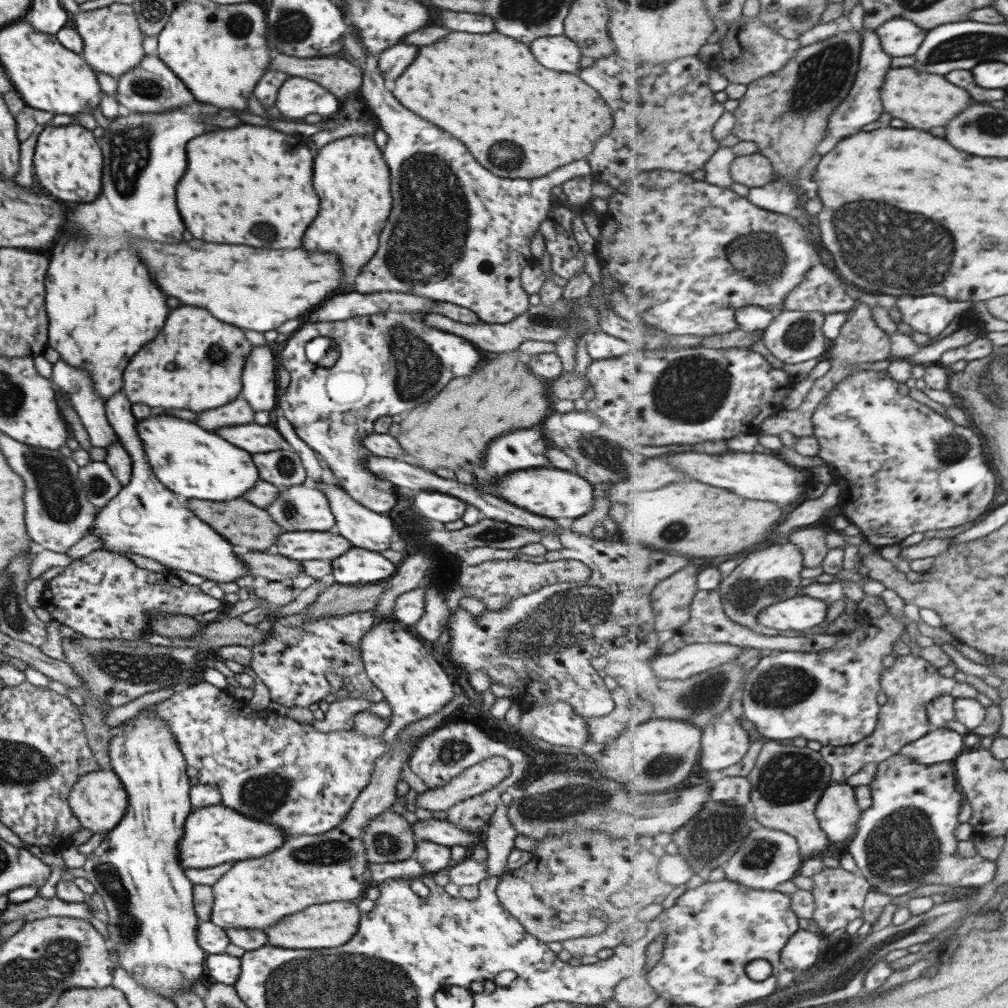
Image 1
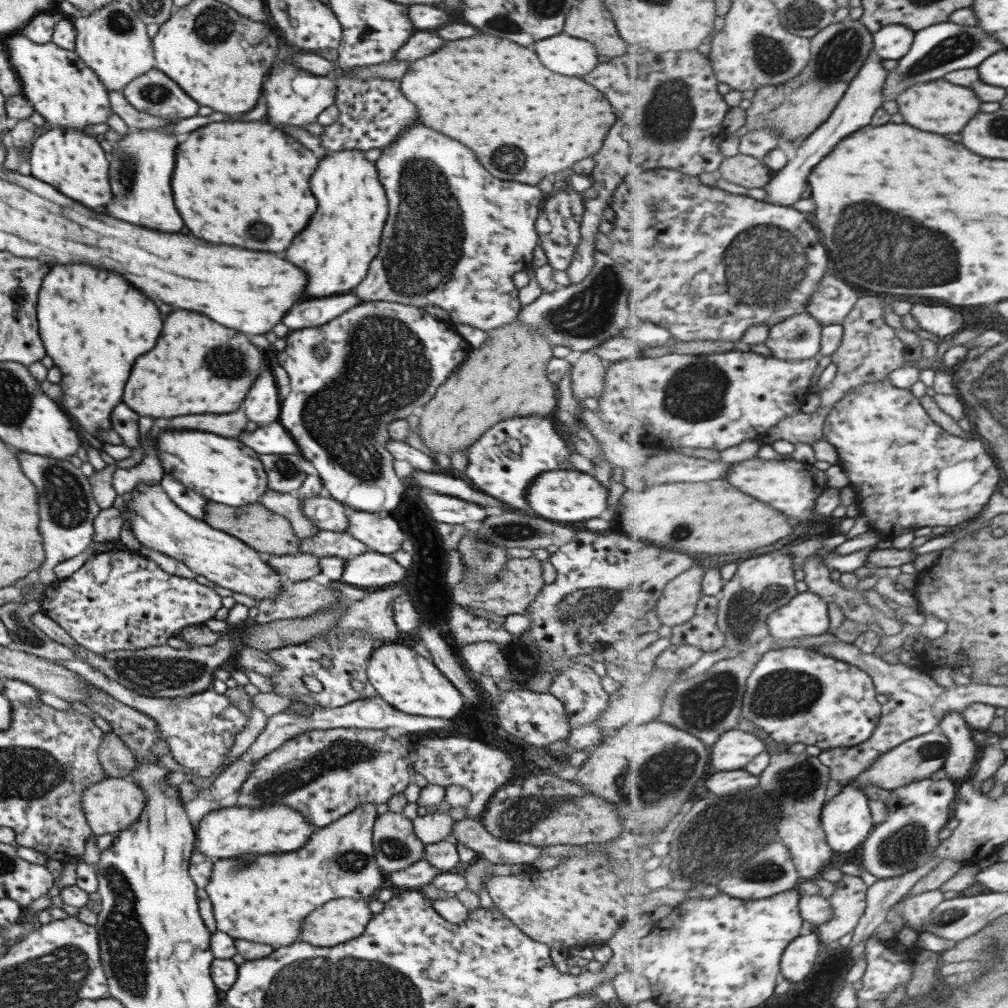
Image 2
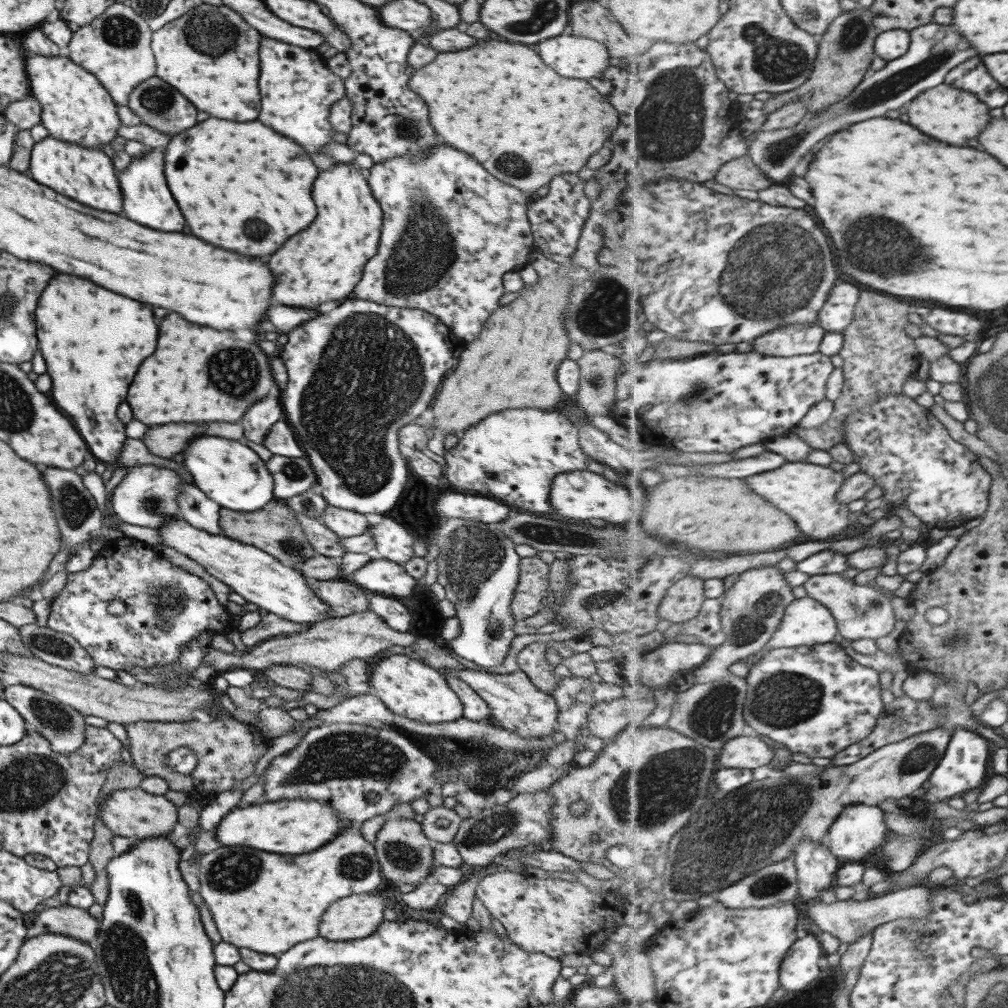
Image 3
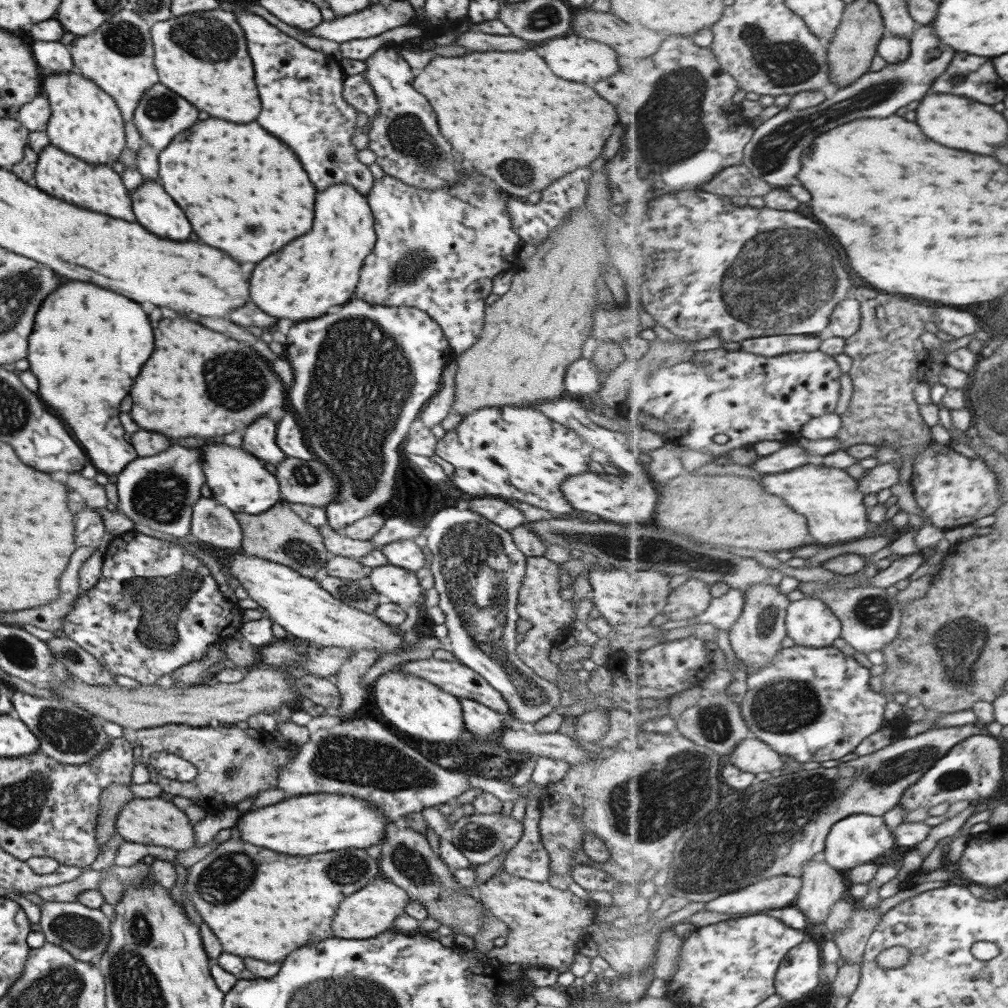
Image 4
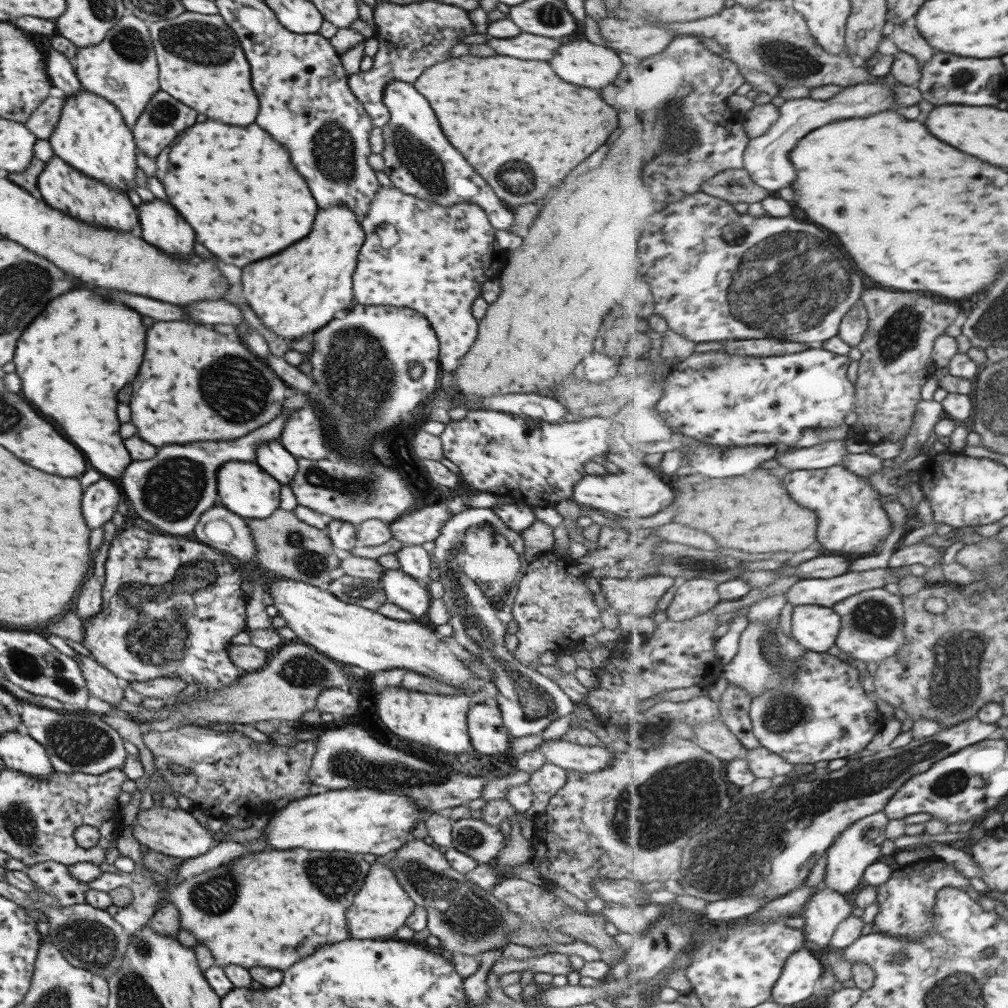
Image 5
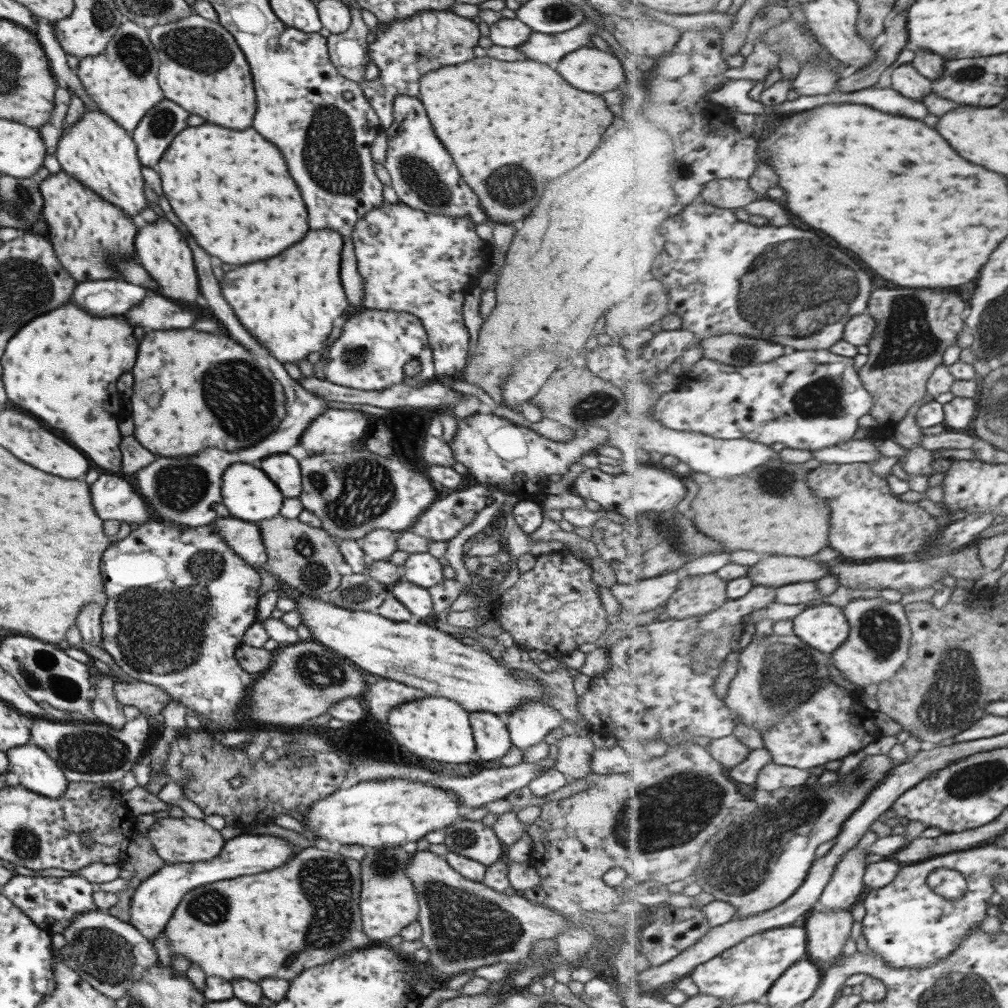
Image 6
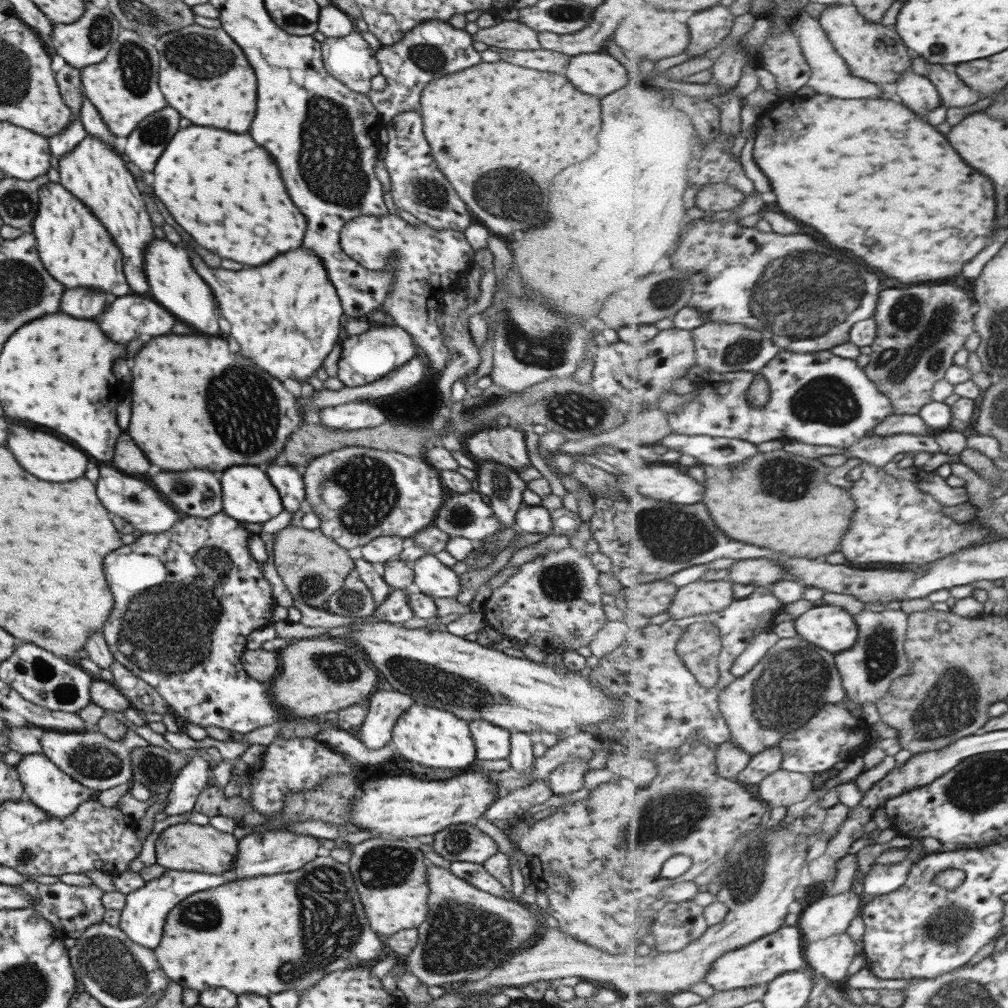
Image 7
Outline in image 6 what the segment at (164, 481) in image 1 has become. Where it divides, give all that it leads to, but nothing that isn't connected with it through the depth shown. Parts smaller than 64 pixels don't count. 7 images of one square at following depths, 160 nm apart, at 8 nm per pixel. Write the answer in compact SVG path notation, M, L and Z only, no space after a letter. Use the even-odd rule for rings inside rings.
M239 462L225 468L221 476L221 498L223 506L227 508L231 517L250 523L275 517L284 499L275 483L269 480L259 468L253 468L249 464L239 464Z

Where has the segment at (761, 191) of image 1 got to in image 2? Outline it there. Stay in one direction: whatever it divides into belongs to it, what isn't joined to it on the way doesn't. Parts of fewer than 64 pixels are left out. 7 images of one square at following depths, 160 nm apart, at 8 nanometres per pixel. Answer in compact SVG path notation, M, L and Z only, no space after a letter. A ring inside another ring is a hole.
M874 50L869 55L865 64L861 67L859 73L849 85L848 92L840 100L840 104L831 113L827 122L824 122L811 136L799 144L799 150L796 153L796 158L788 159L788 163L772 178L772 182L765 186L767 191L767 202L793 207L796 202L801 200L803 192L808 188L809 174L813 172L813 168L821 162L821 158L829 156L835 146L845 140L847 136L851 136L853 132L861 130L863 126L869 126L875 112L883 106L884 88L890 75L890 71L885 68L883 58L879 57Z

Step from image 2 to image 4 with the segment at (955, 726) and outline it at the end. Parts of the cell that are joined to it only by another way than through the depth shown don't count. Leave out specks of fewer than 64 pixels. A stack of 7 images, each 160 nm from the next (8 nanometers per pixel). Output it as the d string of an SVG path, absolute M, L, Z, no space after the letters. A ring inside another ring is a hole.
M976 734L954 746L943 758L938 759L933 770L929 770L928 774L905 791L901 805L905 805L909 812L919 807L933 808L944 802L953 803L973 798L991 800L991 796L999 792L1003 778L1003 748L999 740L994 736Z

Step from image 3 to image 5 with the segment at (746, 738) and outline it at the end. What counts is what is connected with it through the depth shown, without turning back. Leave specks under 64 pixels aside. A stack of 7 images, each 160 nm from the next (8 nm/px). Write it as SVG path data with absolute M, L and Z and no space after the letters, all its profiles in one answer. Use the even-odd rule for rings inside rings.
M759 745L759 748L747 749L746 759L756 778L771 780L775 776L787 777L787 774L793 772L793 764L763 745Z

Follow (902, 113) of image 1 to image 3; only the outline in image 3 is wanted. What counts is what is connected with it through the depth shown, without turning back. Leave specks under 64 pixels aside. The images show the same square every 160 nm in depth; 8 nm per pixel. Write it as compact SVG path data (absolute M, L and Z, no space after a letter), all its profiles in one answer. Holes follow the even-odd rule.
M947 84L937 86L937 90L927 90L925 94L921 94L921 98L917 98L917 102L911 102L909 116L913 126L953 146L969 146L969 142L975 140L991 120L989 106L983 104L975 94L947 86Z

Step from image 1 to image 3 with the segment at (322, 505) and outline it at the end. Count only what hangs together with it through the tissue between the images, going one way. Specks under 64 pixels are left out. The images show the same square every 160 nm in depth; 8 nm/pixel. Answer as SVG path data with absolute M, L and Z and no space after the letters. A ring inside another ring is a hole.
M325 505L320 514L322 522L331 532L339 537L352 537L365 533L369 525L362 514Z

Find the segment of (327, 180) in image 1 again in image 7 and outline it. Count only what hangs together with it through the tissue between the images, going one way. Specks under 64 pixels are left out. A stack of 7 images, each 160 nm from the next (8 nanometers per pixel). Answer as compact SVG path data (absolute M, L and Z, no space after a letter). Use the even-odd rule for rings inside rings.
M185 246L185 250L193 258L193 270L217 299L230 326L228 334L239 344L241 356L279 382L284 378L305 381L322 366L323 359L342 336L339 318L343 313L340 298L328 280L321 259L311 250L297 248L273 258L273 264L237 272L207 268L191 248Z

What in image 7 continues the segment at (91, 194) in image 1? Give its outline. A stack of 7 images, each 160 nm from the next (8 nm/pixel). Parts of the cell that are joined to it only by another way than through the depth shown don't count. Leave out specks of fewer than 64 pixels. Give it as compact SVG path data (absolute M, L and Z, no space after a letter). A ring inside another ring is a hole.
M48 182L38 190L38 210L31 229L44 269L63 288L95 288L107 297L130 293L123 274L121 251L101 222L61 184Z

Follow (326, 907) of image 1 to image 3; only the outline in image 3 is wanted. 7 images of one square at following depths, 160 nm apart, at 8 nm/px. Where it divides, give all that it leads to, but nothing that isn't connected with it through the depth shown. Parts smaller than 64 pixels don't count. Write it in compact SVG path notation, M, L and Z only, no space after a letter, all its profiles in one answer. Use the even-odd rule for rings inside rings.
M390 892L351 894L339 898L321 914L317 932L327 940L355 940L369 936L383 922L382 911L391 906Z

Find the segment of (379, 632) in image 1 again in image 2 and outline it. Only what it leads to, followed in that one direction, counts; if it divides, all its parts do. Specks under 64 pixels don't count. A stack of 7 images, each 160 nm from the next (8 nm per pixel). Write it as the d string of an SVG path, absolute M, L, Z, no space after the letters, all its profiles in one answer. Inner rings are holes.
M376 644L365 668L367 681L375 689L377 697L394 710L426 718L455 718L465 700L449 680L430 662L403 644Z

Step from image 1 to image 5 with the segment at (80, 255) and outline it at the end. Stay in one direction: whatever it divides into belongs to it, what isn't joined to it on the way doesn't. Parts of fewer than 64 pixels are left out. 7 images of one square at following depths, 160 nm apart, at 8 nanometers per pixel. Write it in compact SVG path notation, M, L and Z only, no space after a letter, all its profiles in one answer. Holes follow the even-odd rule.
M157 198L150 202L141 201L136 212L141 224L141 238L147 244L177 258L185 258L193 252L195 234L171 204ZM69 290L61 294L61 298L53 298L53 302L49 302L45 310L19 335L14 348L11 361L21 381L20 396L39 414L59 424L71 444L81 451L87 464L104 477L121 477L125 467L132 461L118 433L115 396L121 386L135 378L143 348L145 326L141 324L139 314L121 302L107 300L91 290Z

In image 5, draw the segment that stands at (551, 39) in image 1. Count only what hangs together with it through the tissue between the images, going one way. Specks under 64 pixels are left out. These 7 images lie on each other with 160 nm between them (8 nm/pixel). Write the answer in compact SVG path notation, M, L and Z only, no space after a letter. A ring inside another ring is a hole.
M587 39L561 44L549 64L561 80L595 90L609 84L621 70L621 62L613 50L595 46Z

